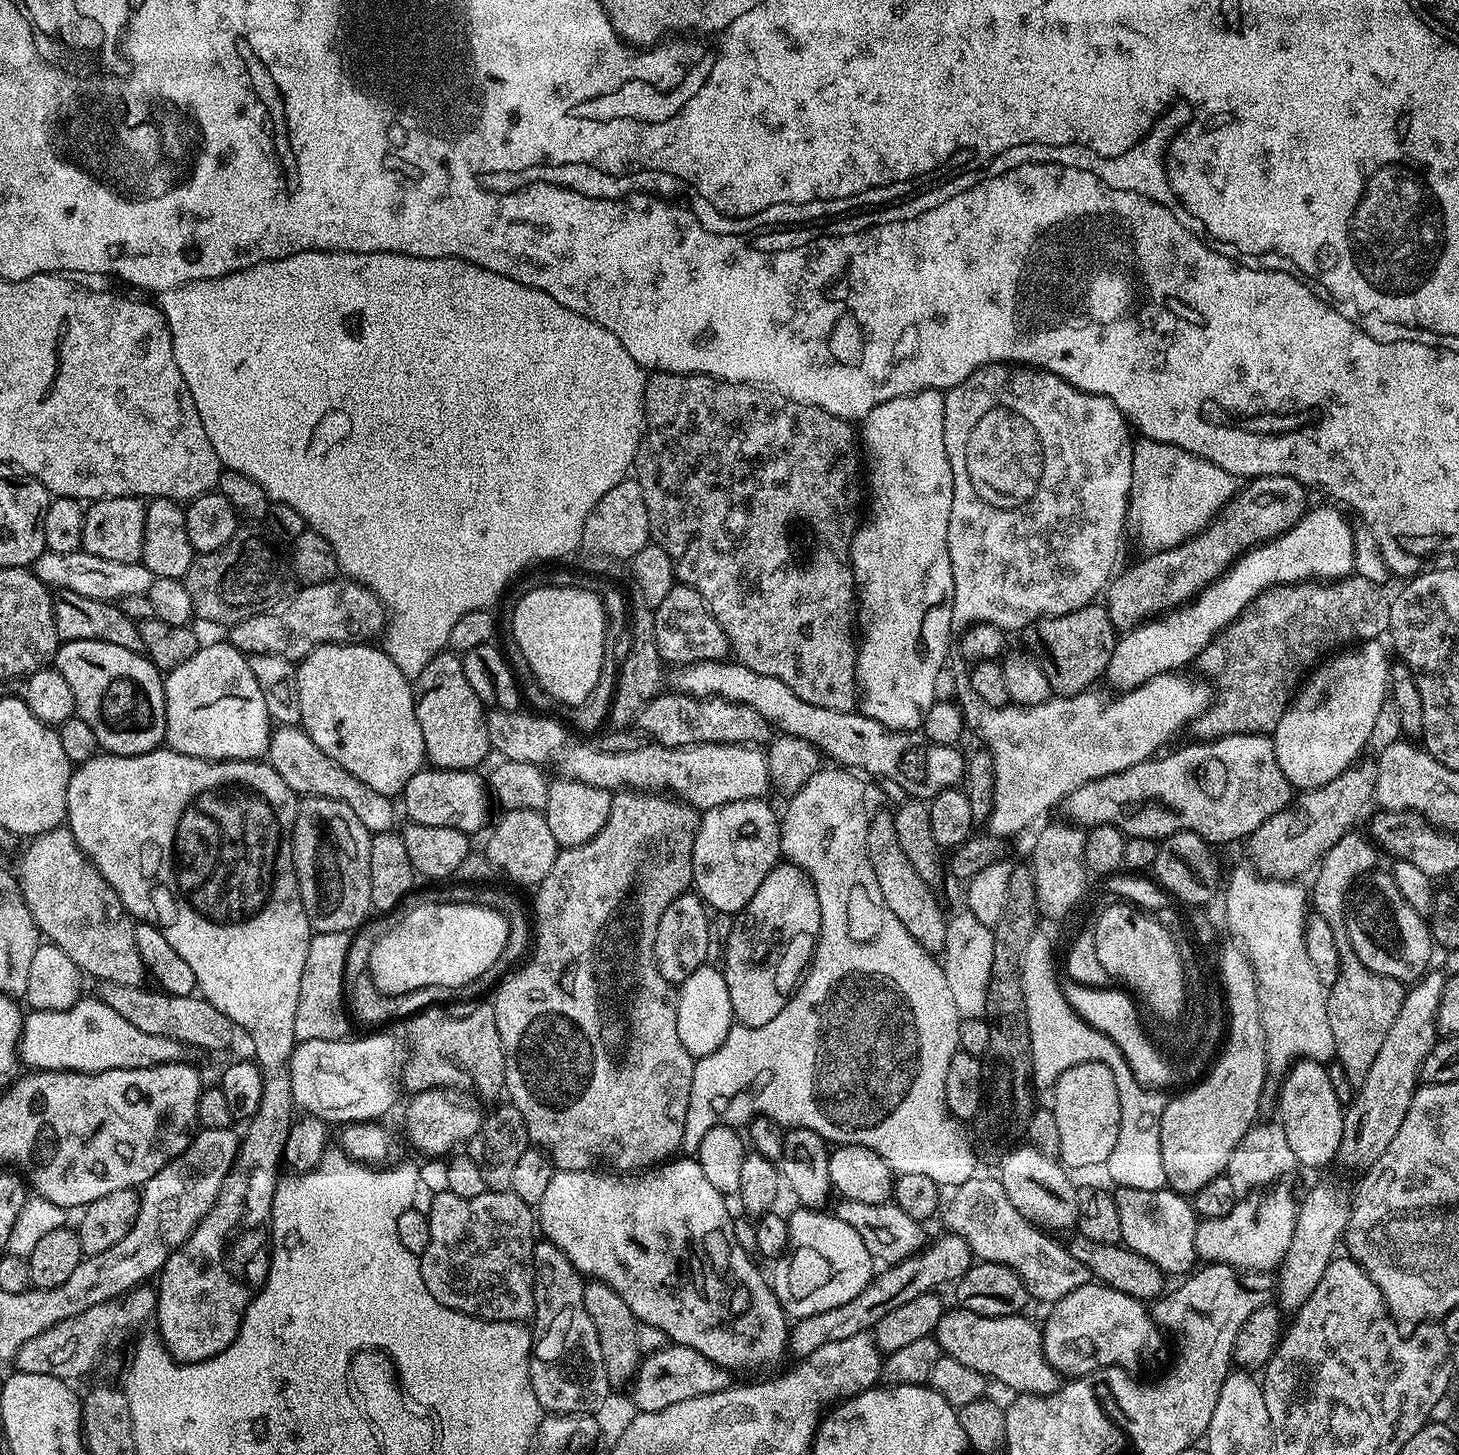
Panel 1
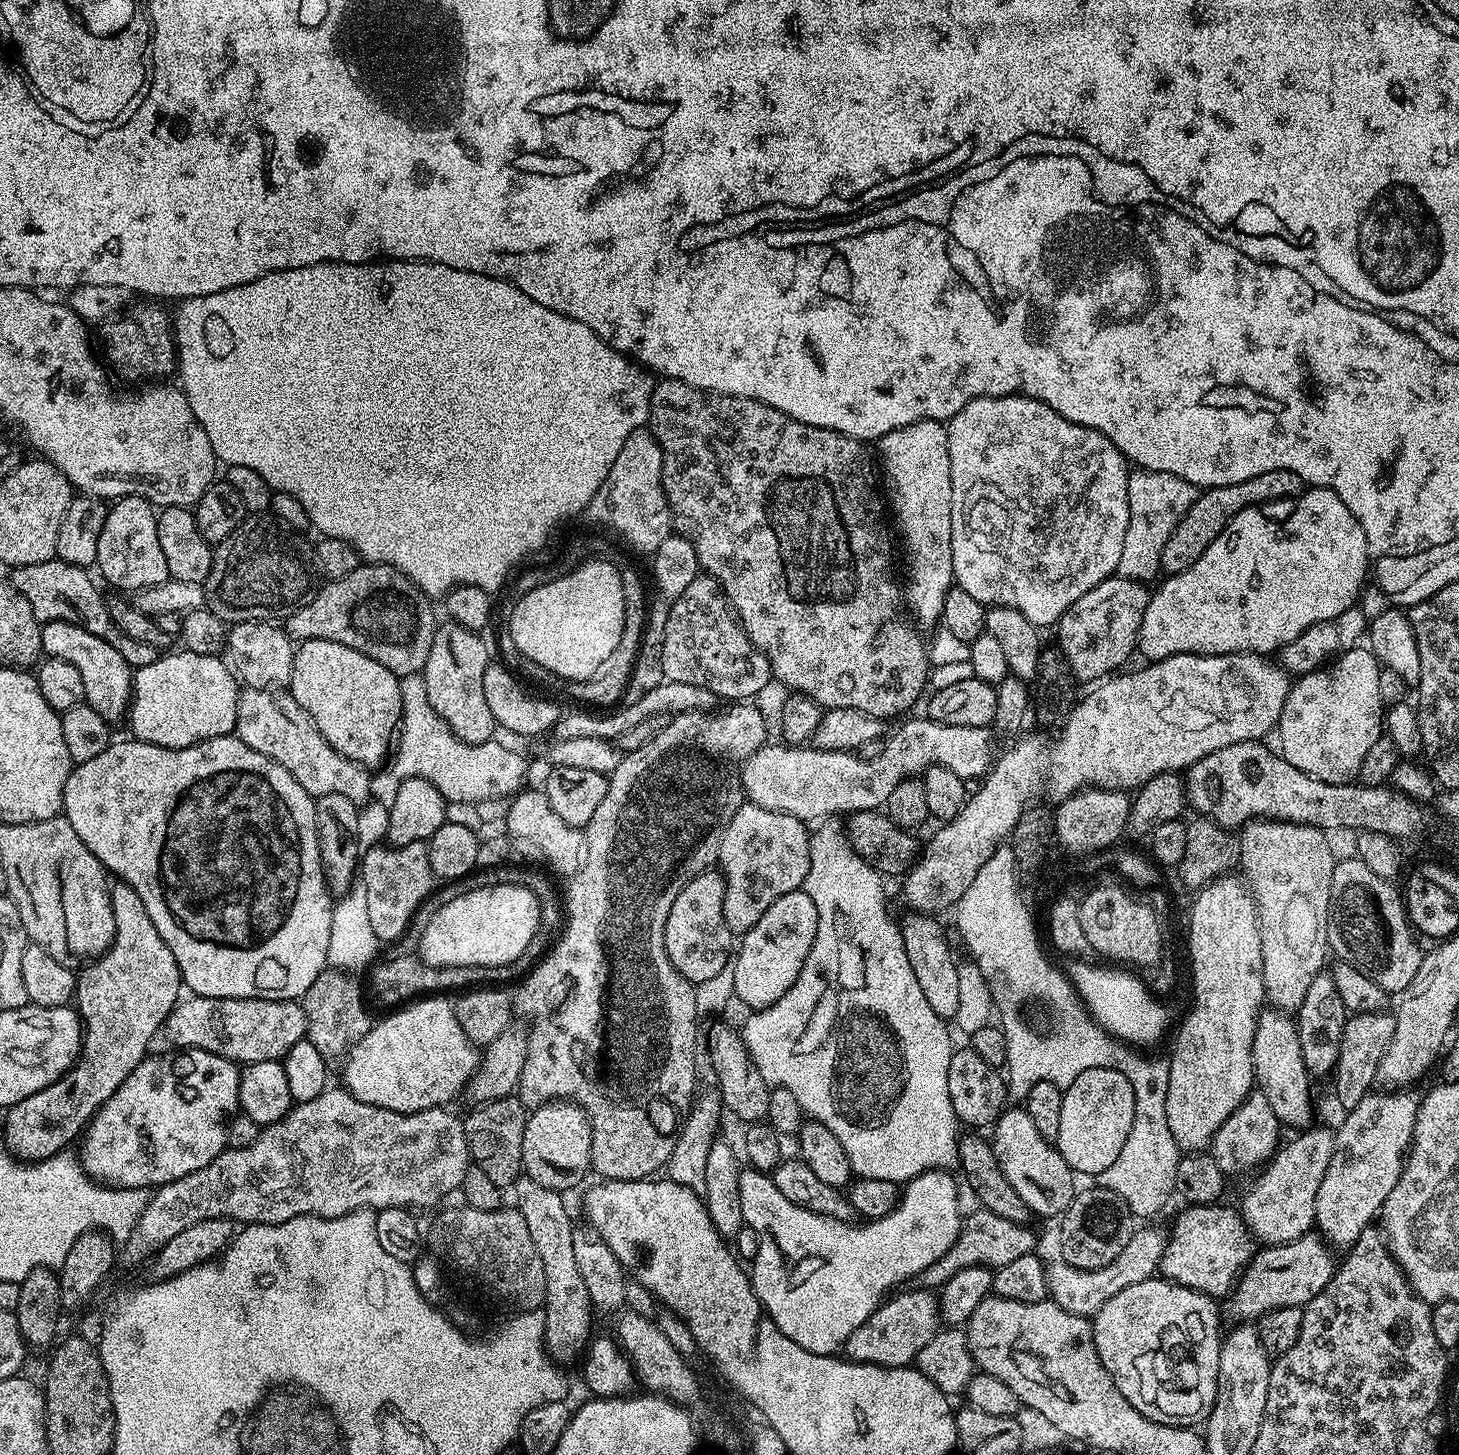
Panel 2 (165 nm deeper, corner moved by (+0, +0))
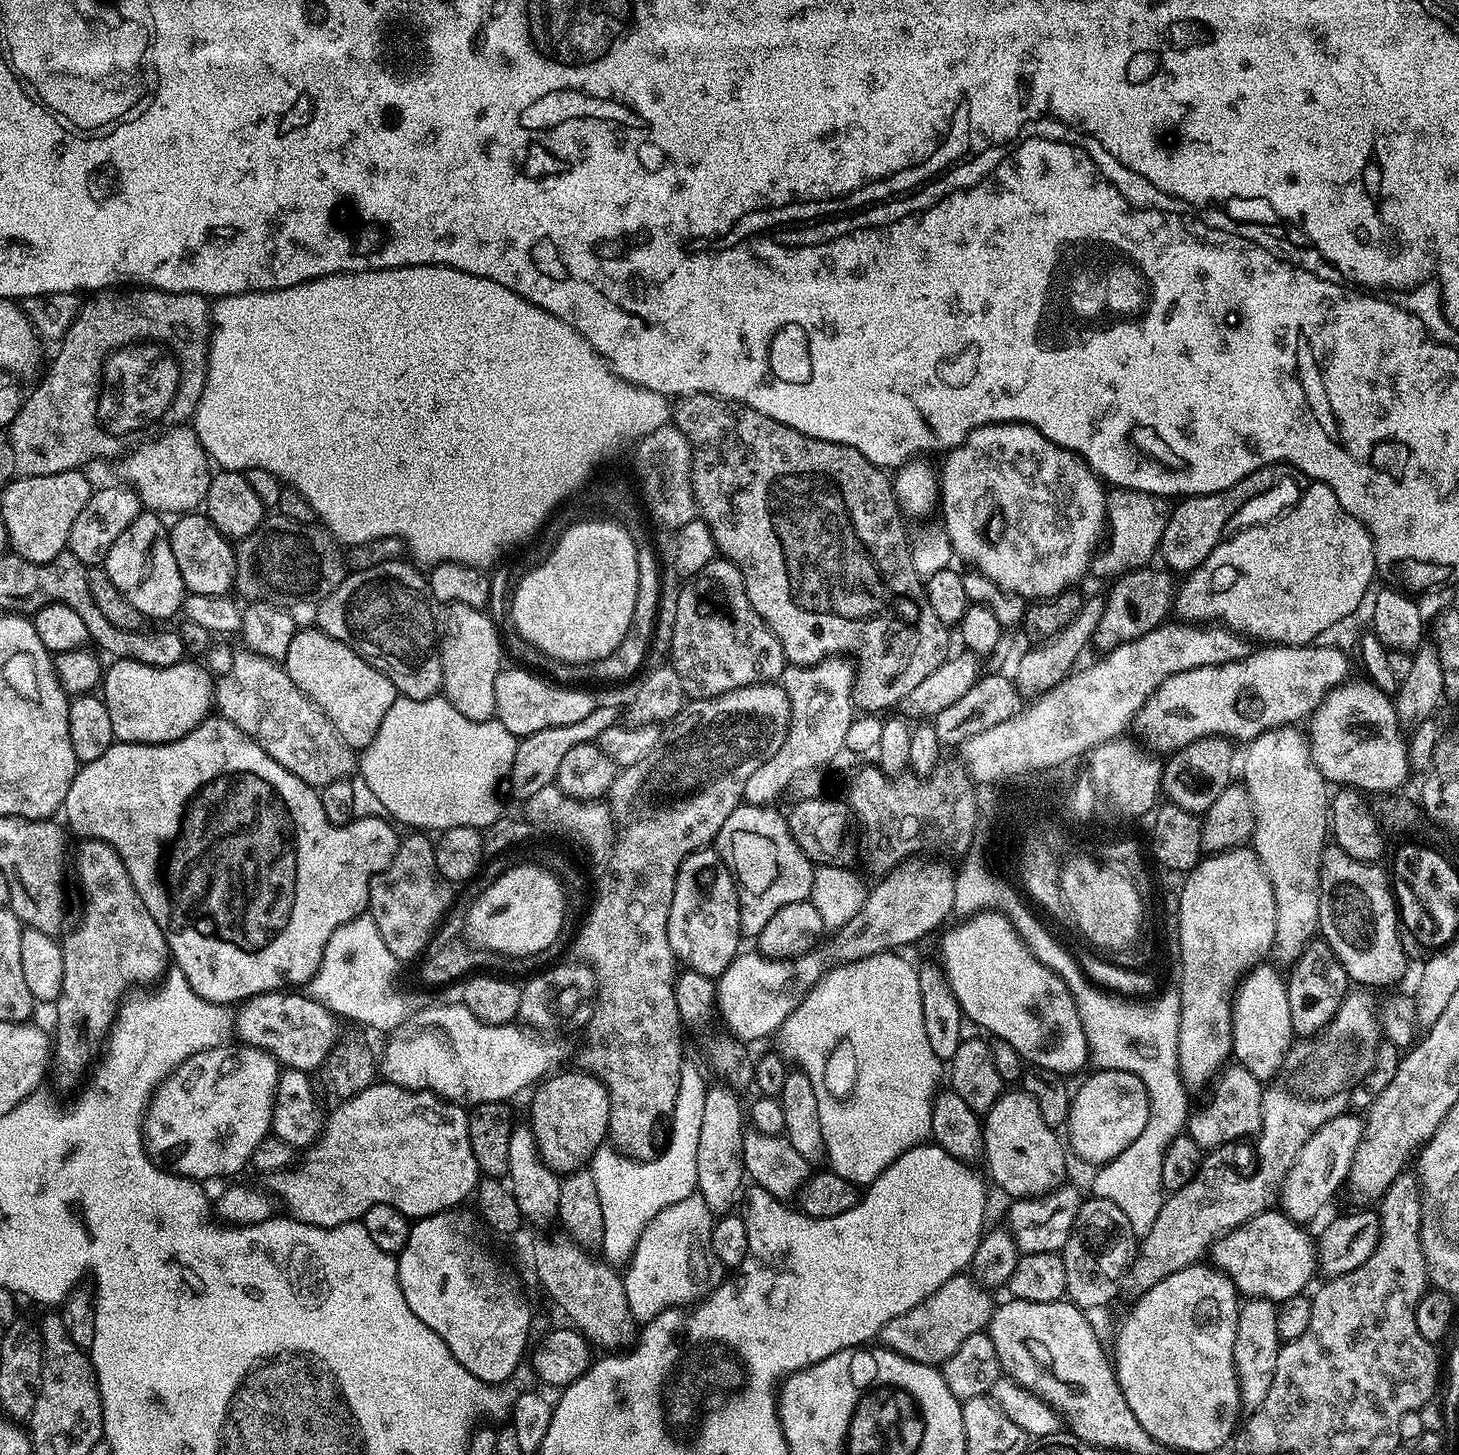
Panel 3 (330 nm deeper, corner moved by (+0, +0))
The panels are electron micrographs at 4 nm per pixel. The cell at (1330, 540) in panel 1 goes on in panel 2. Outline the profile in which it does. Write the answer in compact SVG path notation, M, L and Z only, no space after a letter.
M1309 487L1295 501L1295 504L1296 509L1284 521L1271 520L1270 517L1263 516L1260 513L1261 509L1256 506L1238 510L1238 514L1234 514L1234 518L1230 518L1230 522L1224 528L1221 536L1214 538L1214 542L1210 542L1210 546L1206 546L1206 550L1202 550L1202 558L1198 558L1198 562L1194 562L1194 566L1181 572L1173 572L1164 578L1168 580L1162 581L1163 579L1161 579L1159 581L1159 584L1161 583L1160 589L1149 595L1146 614L1142 614L1138 652L1139 655L1145 656L1143 658L1145 661L1165 660L1178 654L1198 654L1199 656L1221 656L1235 652L1276 654L1281 648L1294 642L1294 638L1298 638L1306 630L1310 630L1310 626L1338 618L1338 614L1342 614L1347 608L1353 607L1359 601L1361 589L1364 588L1370 576L1370 557L1366 534L1362 530L1358 518L1354 518L1354 514L1350 514L1346 502L1342 502L1342 498L1338 494L1334 494L1334 490L1329 488Z

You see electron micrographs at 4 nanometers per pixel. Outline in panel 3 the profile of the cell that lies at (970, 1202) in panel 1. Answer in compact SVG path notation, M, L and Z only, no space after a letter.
M1352 990L1352 991L1349 991L1348 997L1346 997L1344 999L1344 1001L1342 1002L1342 1006L1338 1006L1338 1010L1334 1014L1334 1018L1332 1019L1332 1021L1330 1023L1328 1023L1327 1026L1325 1026L1325 1028L1323 1028L1321 1032L1316 1032L1312 1036L1299 1037L1299 1039L1297 1039L1295 1042L1293 1042L1292 1045L1290 1045L1289 1048L1288 1048L1288 1053L1286 1054L1286 1058L1284 1059L1284 1066L1283 1066L1283 1068L1281 1068L1280 1073L1278 1073L1277 1076L1272 1077L1270 1082L1264 1084L1264 1093L1262 1094L1262 1122L1260 1123L1259 1133L1255 1137L1255 1140L1254 1140L1254 1143L1256 1143L1256 1172L1250 1173L1249 1176L1239 1176L1239 1174L1236 1173L1236 1172L1228 1172L1228 1173L1225 1174L1225 1176L1215 1176L1215 1174L1212 1173L1212 1172L1207 1172L1207 1170L1201 1170L1201 1171L1196 1173L1196 1176L1193 1177L1192 1181L1190 1181L1189 1184L1187 1184L1186 1186L1182 1186L1182 1190L1178 1190L1177 1192L1171 1193L1171 1195L1169 1195L1167 1197L1167 1199L1165 1199L1164 1205L1162 1206L1162 1210L1158 1214L1158 1218L1154 1222L1154 1226L1150 1230L1150 1234L1146 1234L1139 1241L1138 1251L1137 1251L1137 1253L1136 1253L1134 1259L1133 1259L1133 1262L1132 1262L1132 1267L1130 1269L1130 1280L1131 1280L1131 1276L1132 1276L1132 1284L1133 1284L1134 1287L1136 1287L1136 1290L1143 1290L1145 1288L1153 1288L1154 1286L1158 1286L1158 1282L1162 1282L1162 1278L1170 1278L1170 1274L1178 1274L1178 1270L1182 1270L1186 1266L1190 1266L1191 1264L1197 1263L1197 1261L1199 1261L1201 1259L1201 1257L1203 1257L1203 1256L1200 1256L1200 1255L1202 1255L1203 1252L1204 1252L1204 1255L1205 1255L1205 1253L1207 1253L1209 1251L1209 1249L1211 1249L1212 1245L1215 1244L1217 1240L1221 1240L1221 1238L1223 1238L1223 1236L1227 1235L1228 1232L1233 1232L1235 1230L1235 1228L1237 1228L1238 1226L1242 1226L1250 1218L1254 1218L1258 1214L1262 1214L1263 1212L1269 1211L1269 1209L1271 1209L1273 1207L1273 1205L1275 1205L1277 1203L1277 1200L1278 1200L1278 1197L1279 1197L1279 1194L1280 1194L1280 1188L1282 1187L1282 1185L1284 1185L1284 1179L1286 1178L1286 1174L1290 1170L1290 1166L1294 1166L1294 1162L1298 1158L1298 1154L1302 1150L1302 1146L1306 1146L1306 1142L1309 1140L1309 1138L1311 1138L1311 1136L1313 1136L1313 1134L1315 1134L1315 1132L1317 1132L1319 1130L1319 1128L1321 1128L1322 1126L1326 1126L1326 1122L1330 1122L1330 1118L1338 1118L1339 1116L1345 1115L1345 1113L1347 1113L1349 1111L1348 1103L1350 1103L1351 1100L1352 1100L1352 1091L1354 1091L1355 1088L1359 1086L1359 1084L1360 1084L1360 1087L1361 1087L1361 1085L1363 1085L1365 1083L1365 1081L1367 1081L1368 1076L1372 1072L1373 1068L1376 1067L1376 1055L1378 1054L1378 1052L1380 1050L1380 1046L1381 1046L1381 1043L1382 1043L1382 1020L1381 1020L1381 1017L1378 1015L1378 1010L1377 1010L1377 1014L1376 1014L1376 1004L1375 1004L1374 1001L1372 1001L1371 995L1373 996L1373 993L1371 991L1368 991L1368 990Z

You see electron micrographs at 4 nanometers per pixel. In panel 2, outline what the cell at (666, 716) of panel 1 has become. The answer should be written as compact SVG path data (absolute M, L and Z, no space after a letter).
M665 680L663 684L654 686L654 690L649 690L647 694L642 694L642 698L638 698L638 702L624 704L615 710L605 711L603 714L596 710L580 710L584 712L565 711L561 715L560 721L556 723L554 736L556 740L565 740L566 738L602 738L603 740L614 742L622 734L626 734L626 730L631 730L637 722L642 722L651 716L667 717L669 714L677 712L707 712L715 709L717 704L718 697L702 686L689 686L687 682Z

